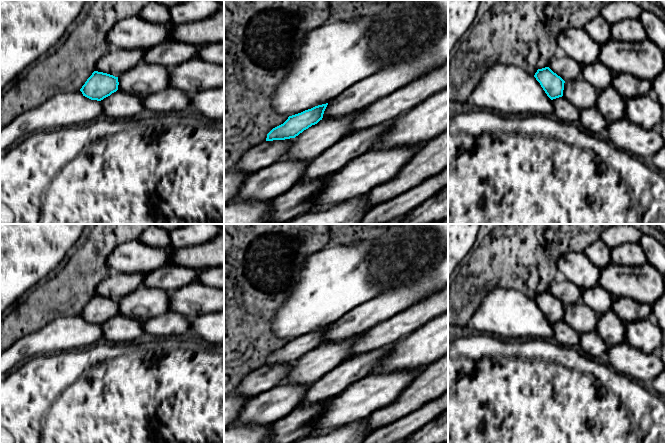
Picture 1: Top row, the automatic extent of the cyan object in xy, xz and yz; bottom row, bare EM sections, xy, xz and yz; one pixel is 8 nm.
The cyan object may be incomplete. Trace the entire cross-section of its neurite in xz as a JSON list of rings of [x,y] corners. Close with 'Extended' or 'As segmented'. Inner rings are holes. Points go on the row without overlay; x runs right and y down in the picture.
[[[328,327],[318,329],[301,337],[289,340],[283,348],[273,352],[267,358],[266,365],[295,362],[304,354],[322,344],[327,329]]]. As segmented

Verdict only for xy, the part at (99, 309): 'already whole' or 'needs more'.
already whole

